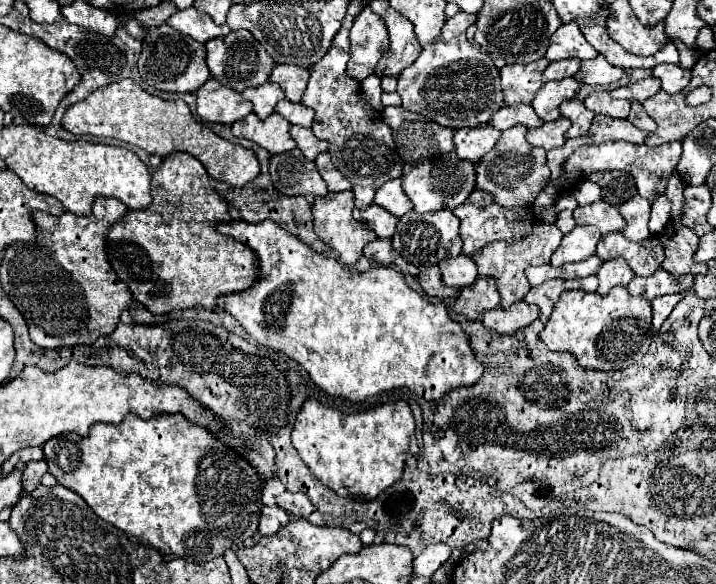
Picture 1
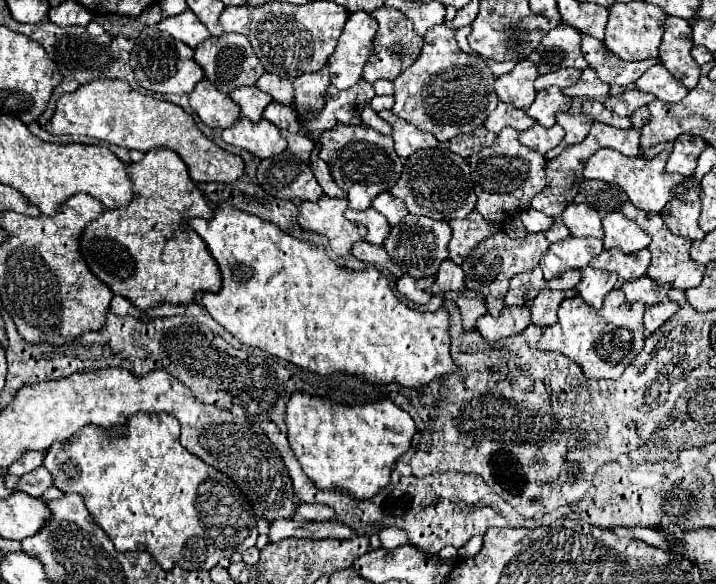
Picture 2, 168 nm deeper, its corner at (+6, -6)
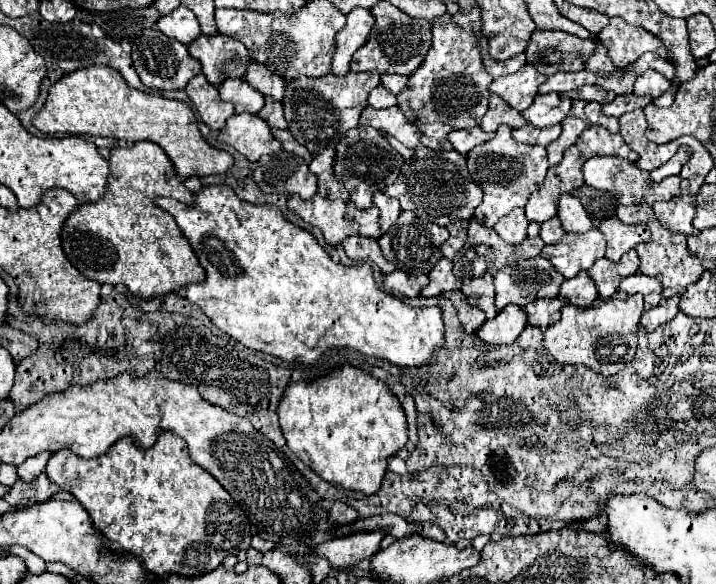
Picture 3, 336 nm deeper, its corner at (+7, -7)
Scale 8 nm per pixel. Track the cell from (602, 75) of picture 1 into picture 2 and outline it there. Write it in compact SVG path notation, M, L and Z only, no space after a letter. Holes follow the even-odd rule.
M587 67L587 69L583 69L579 81L575 85L567 87L563 93L569 97L589 97L589 99L605 97L605 95L609 95L609 85L597 77L595 69Z

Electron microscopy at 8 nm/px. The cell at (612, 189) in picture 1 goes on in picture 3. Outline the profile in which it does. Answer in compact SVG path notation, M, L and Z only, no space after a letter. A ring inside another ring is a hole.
M582 186L582 188L574 190L572 194L582 202L582 206L586 208L586 212L594 224L600 224L602 220L614 216L614 212L618 208L618 202L614 202L612 194L594 190L590 186Z

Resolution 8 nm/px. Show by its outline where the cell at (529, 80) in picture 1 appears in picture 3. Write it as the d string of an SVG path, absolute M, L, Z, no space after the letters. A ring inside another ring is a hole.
M524 64L514 74L506 74L506 76L494 78L494 82L490 84L490 92L498 94L500 98L506 100L508 106L512 106L512 108L522 112L532 104L534 96L538 94L538 86L544 80L546 80L544 74L540 74L530 64Z

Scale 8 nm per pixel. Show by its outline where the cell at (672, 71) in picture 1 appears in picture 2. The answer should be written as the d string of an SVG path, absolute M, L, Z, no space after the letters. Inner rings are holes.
M661 63L647 69L637 79L635 85L637 85L639 91L651 93L651 95L655 95L657 99L661 99L665 103L679 103L689 93L689 89L679 85L679 81L675 81L675 77L671 77L671 73L667 69L663 69Z

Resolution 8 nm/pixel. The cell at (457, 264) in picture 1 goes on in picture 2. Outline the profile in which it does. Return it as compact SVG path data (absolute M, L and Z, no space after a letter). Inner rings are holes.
M451 259L443 261L433 283L433 293L443 295L447 291L463 291L465 289L465 273Z

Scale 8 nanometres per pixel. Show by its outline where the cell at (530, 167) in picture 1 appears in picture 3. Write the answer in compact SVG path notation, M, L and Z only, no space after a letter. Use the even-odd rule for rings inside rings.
M506 124L498 126L492 140L470 150L466 160L468 160L470 176L474 178L474 182L482 184L482 190L484 190L484 200L476 208L474 218L478 218L488 228L492 228L510 210L524 206L528 202L528 196L542 186L546 170L548 170L546 148L518 144L512 138L512 128Z

